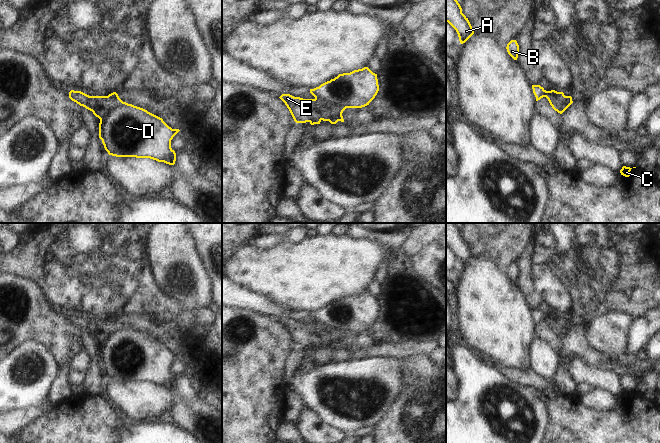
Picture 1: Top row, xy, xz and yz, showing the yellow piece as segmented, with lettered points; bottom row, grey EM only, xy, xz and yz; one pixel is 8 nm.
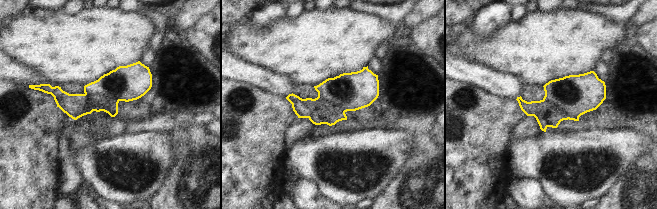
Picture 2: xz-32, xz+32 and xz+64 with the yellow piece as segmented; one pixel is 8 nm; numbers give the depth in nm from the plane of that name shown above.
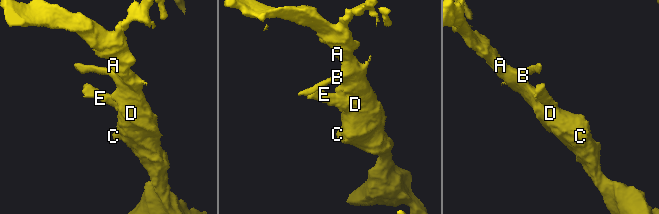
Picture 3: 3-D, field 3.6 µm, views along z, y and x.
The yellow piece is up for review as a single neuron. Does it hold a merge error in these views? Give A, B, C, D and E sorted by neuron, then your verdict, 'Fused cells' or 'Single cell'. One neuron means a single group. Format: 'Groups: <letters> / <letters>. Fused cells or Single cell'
Groups: A B C D / E. Fused cells.

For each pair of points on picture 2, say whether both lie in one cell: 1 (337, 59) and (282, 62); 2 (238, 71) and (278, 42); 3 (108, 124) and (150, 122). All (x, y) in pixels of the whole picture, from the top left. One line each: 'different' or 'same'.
1: same
2: different
3: same

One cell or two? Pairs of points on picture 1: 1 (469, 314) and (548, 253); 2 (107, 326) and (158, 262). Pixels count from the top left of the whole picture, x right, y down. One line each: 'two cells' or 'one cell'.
1: two cells
2: two cells

